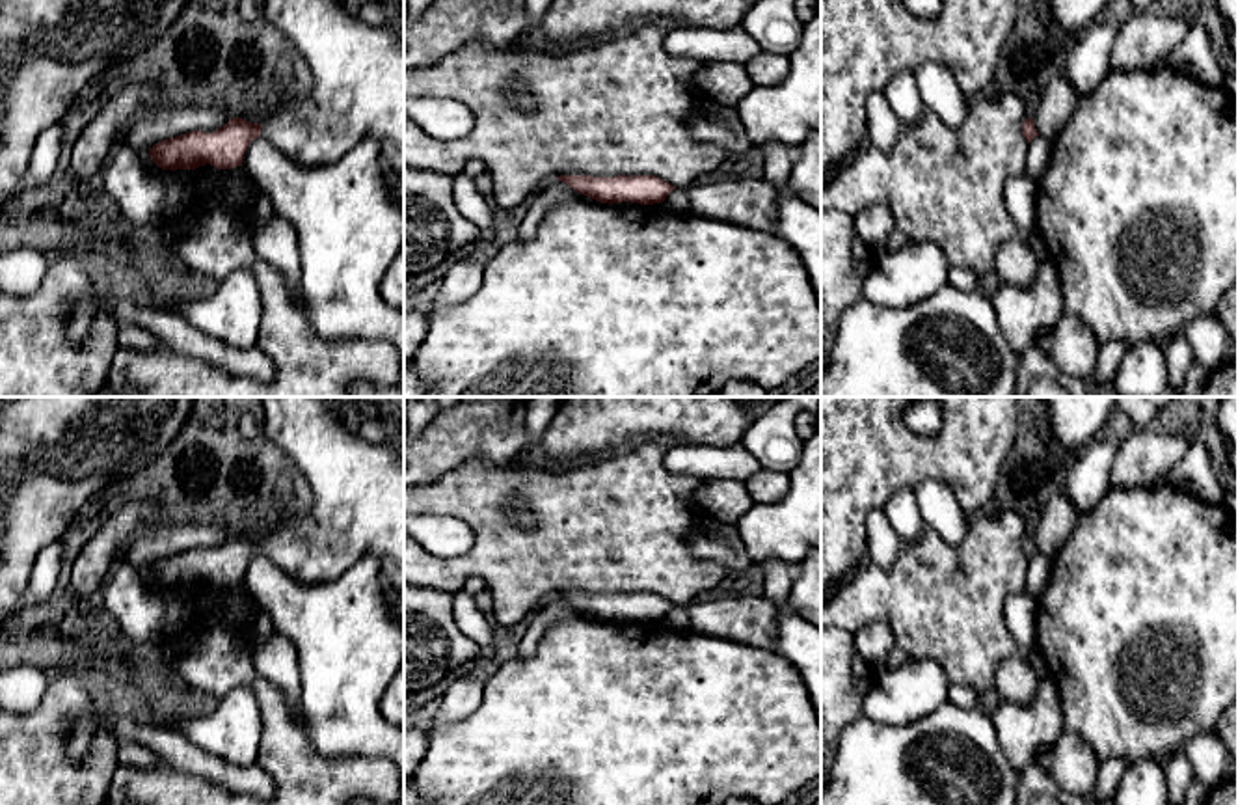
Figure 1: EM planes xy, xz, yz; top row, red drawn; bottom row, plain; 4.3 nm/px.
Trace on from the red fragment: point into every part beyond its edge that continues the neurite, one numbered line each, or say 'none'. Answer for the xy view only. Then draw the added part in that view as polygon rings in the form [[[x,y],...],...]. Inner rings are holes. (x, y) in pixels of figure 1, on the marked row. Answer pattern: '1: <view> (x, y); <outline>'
1: xy (354, 49); [[[264,0],[264,15],[305,58],[315,84],[307,99],[264,121],[261,136],[268,138],[283,155],[305,168],[337,162],[361,138],[370,138],[378,143],[385,168],[404,183],[404,0]]]

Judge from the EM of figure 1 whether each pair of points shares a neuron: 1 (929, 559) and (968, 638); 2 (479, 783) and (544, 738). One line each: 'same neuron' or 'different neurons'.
1: same neuron
2: same neuron

